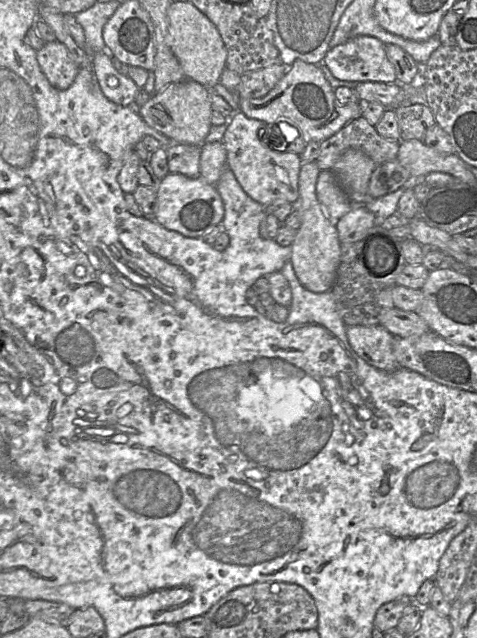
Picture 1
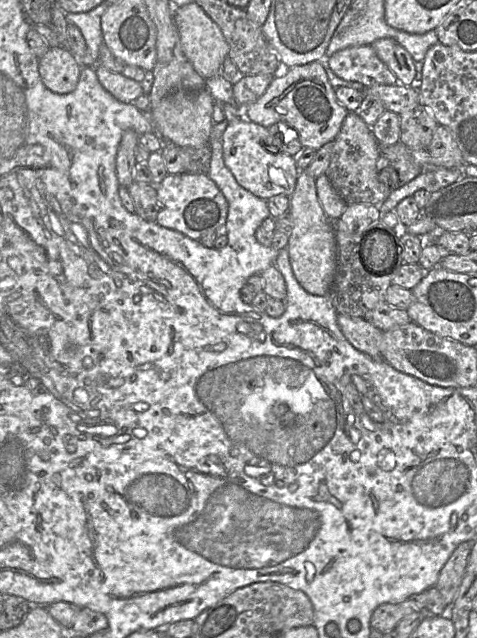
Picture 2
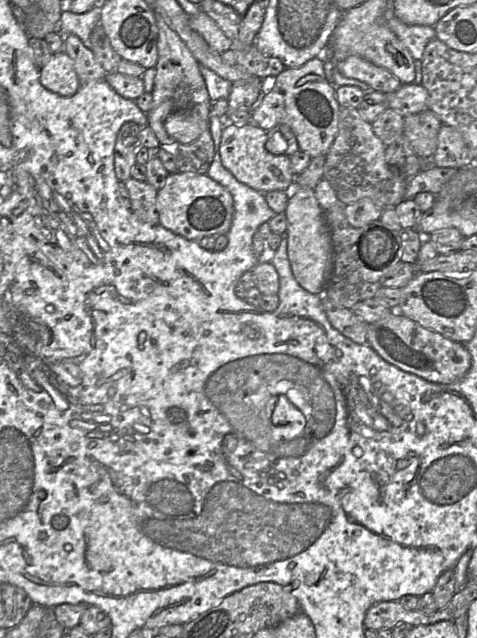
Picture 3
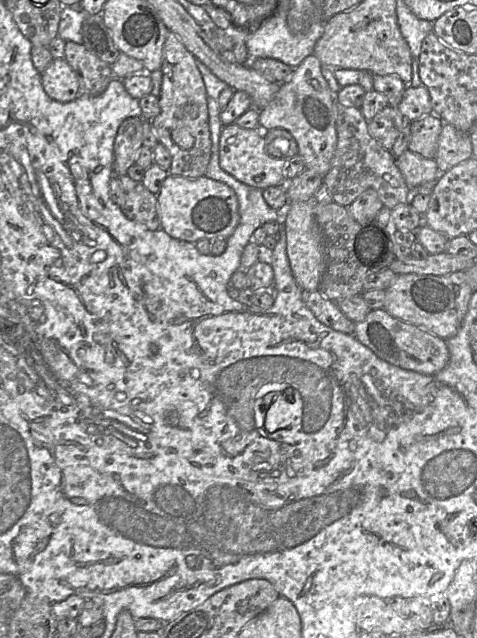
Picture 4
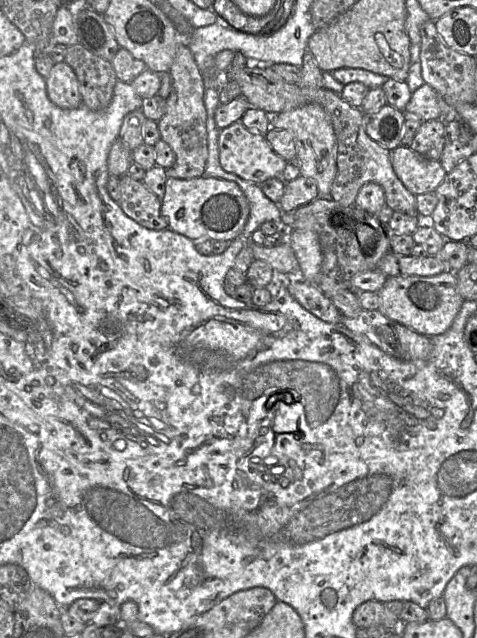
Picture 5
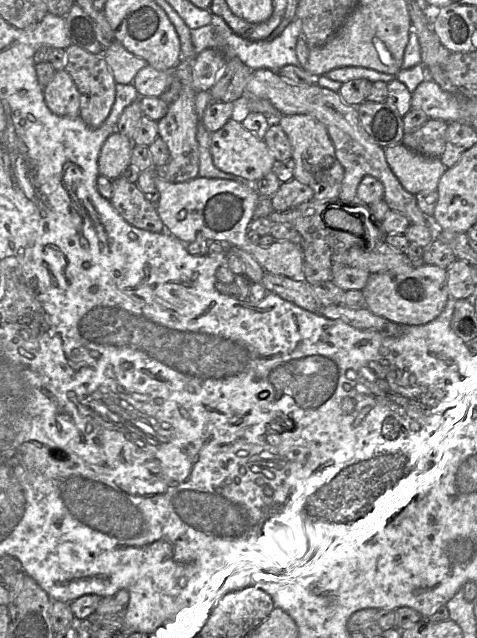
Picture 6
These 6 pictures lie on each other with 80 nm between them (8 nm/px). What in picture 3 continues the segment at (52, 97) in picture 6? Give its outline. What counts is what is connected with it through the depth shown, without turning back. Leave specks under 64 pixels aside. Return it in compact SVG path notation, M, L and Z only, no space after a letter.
M64 51L54 53L40 68L41 84L62 97L71 97L80 88L80 79L73 60Z

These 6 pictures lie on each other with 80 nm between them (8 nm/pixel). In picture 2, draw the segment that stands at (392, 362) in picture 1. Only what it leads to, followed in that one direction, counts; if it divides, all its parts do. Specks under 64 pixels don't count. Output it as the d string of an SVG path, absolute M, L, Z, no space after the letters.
M337 314L337 322L343 335L355 349L372 359L382 359L379 345L383 331L364 318Z

